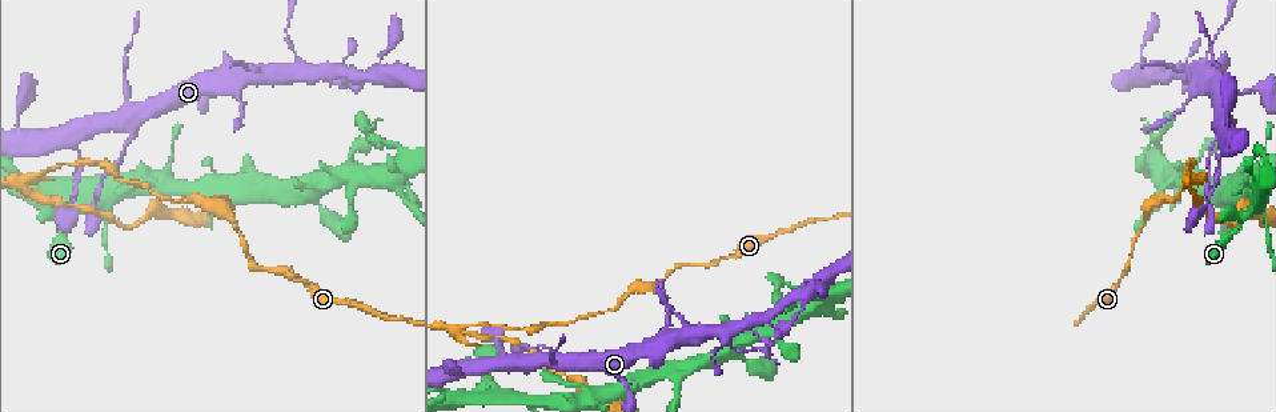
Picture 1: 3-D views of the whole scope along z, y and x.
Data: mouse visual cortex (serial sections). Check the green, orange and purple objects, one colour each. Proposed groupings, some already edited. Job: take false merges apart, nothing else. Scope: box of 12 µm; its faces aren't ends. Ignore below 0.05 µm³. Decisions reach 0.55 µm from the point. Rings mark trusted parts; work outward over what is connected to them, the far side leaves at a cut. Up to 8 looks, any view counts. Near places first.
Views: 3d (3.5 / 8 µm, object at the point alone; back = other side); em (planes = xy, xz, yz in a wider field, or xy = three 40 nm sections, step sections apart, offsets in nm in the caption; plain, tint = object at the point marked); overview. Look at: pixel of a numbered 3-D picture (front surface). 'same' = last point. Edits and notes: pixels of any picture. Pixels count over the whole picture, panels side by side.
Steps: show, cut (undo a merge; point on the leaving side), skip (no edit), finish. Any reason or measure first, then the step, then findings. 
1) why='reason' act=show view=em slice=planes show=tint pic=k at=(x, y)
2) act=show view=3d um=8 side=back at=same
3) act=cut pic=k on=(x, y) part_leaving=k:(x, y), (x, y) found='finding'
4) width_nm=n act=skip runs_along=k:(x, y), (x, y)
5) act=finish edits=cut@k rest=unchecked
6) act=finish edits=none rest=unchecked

why='four arms meet' act=show view=3d um=8 pic=1 at=(557, 359)

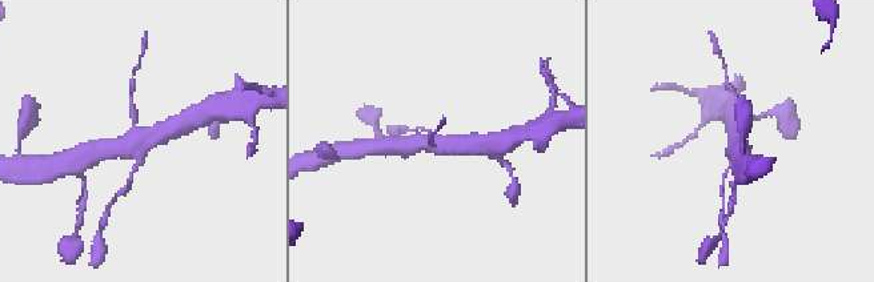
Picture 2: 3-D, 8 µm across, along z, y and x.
why='closer look' act=show view=3d um=3.5 side=back pic=2 at=(131, 144)

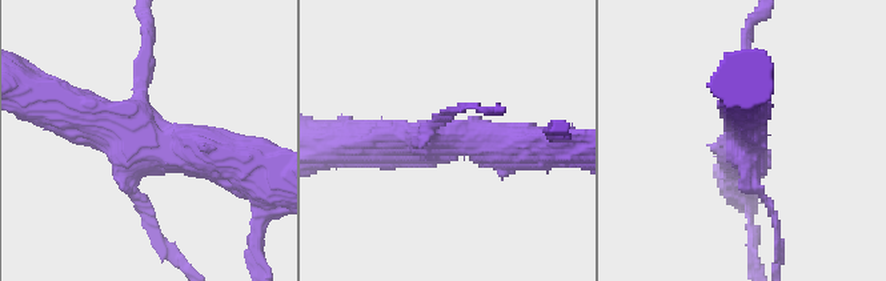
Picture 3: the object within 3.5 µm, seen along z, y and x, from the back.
arms=4 act=skip runs_along=3:(64, 105), (147, 147), (228, 159) found='all the same cell'

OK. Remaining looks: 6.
why='a fork' act=show view=3d um=3.5 pic=1 at=(726, 332)

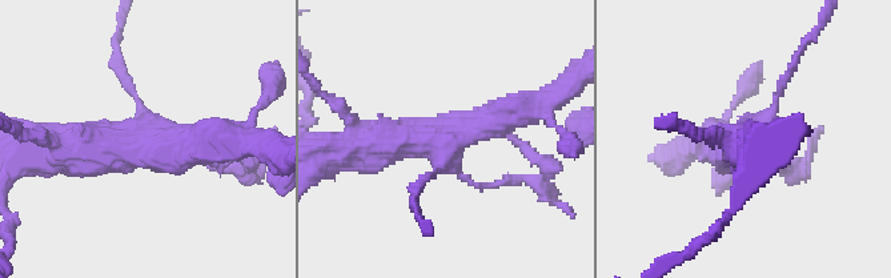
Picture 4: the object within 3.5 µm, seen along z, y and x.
act=show view=em slice=xy step=3 show=tint pic=4 at=(439, 142)

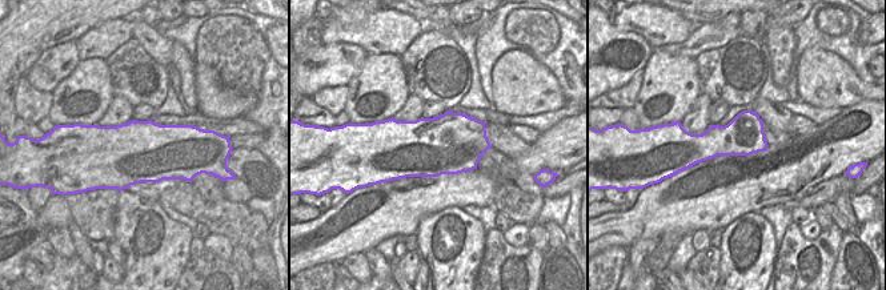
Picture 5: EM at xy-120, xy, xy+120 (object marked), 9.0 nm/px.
act=skip runs_along=4:(349, 149), (442, 140), (517, 109) found='one cell here'

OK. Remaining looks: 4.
why='a narrow waist' act=show view=3d um=3.5 pic=1 at=(1242, 220)

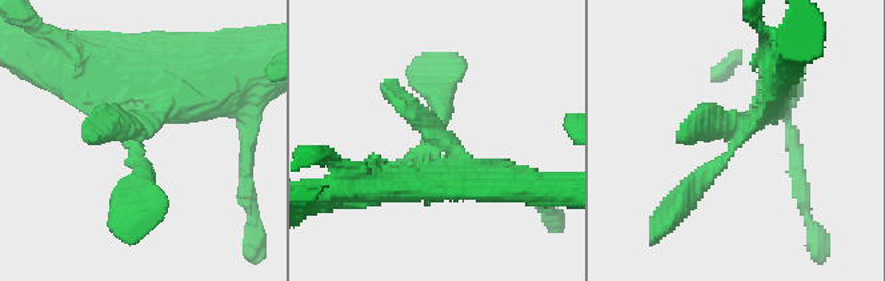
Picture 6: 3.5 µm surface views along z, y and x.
why='now the EM' act=show view=em slice=planes show=tint pic=6 at=(137, 134)

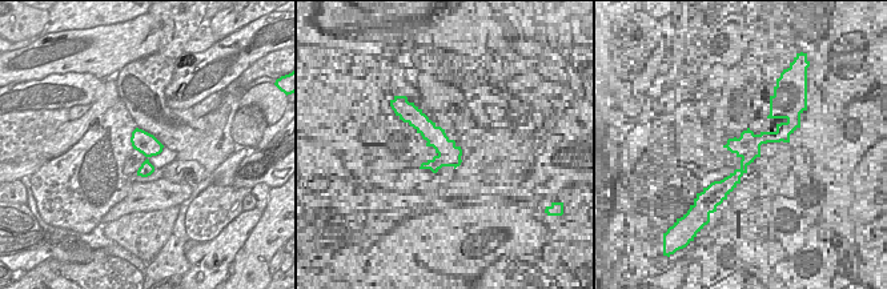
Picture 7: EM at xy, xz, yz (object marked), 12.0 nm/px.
act=skip runs_along=6:(681, 203), (780, 80) found='all the same cell'

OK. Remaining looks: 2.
act=finish edits=none rest=unchecked

